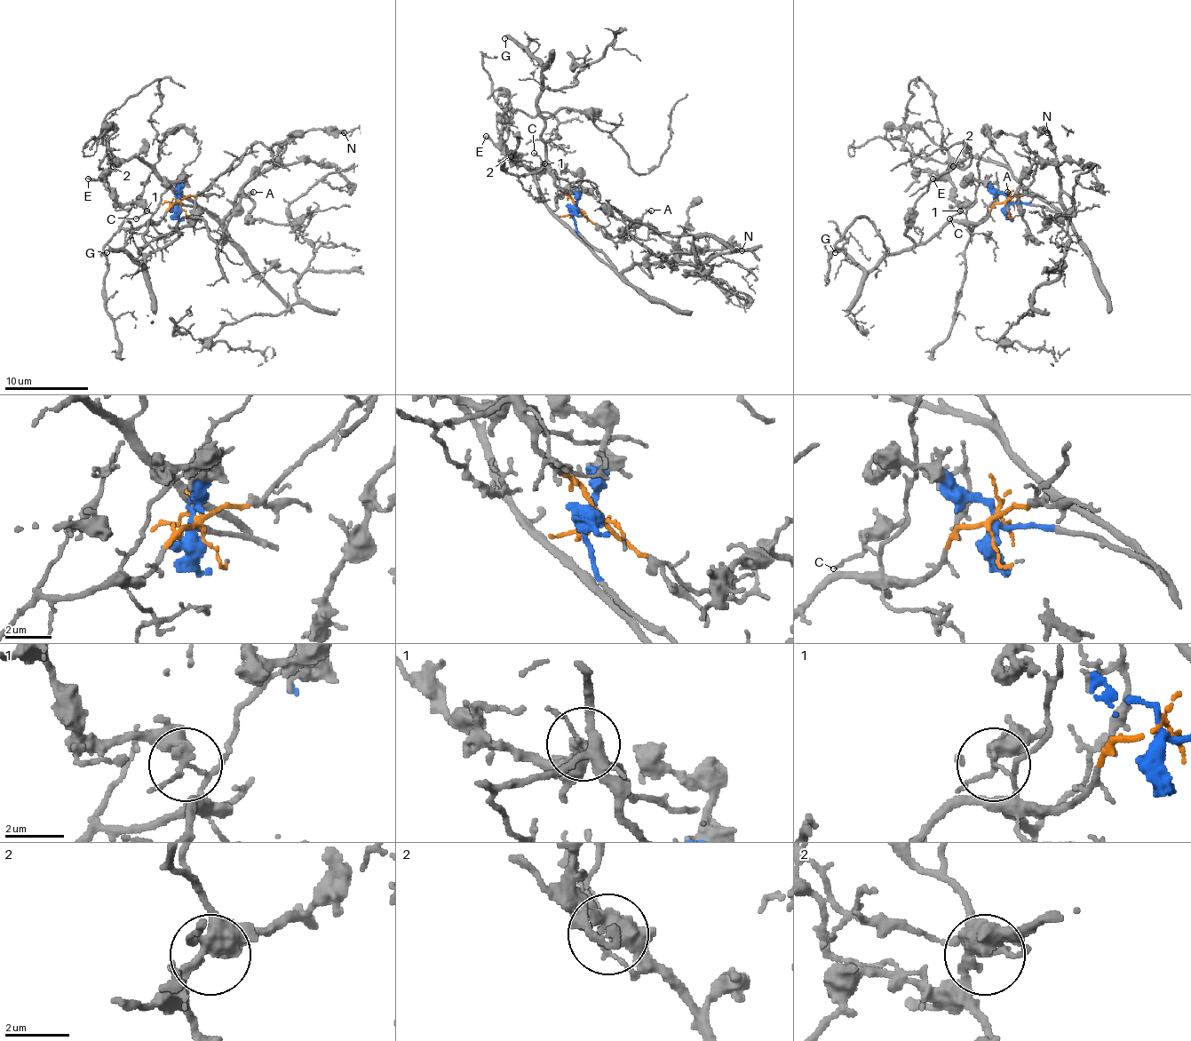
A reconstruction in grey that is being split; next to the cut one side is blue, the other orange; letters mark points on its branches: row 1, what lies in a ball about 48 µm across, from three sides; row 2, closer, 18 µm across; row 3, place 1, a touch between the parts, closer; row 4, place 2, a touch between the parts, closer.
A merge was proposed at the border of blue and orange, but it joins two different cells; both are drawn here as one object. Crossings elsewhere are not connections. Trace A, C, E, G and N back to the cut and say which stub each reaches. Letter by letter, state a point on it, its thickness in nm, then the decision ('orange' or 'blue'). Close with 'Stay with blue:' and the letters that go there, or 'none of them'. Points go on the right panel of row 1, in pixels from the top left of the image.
A: at (1007, 192); 220 nm thick; blue
C: at (949, 218); 120 nm thick; orange
E: at (932, 178); 200 nm thick; blue
G: at (835, 252); 320 nm thick; orange
N: at (1047, 132); 280 nm thick; blue
Stay with blue: A, E, N

